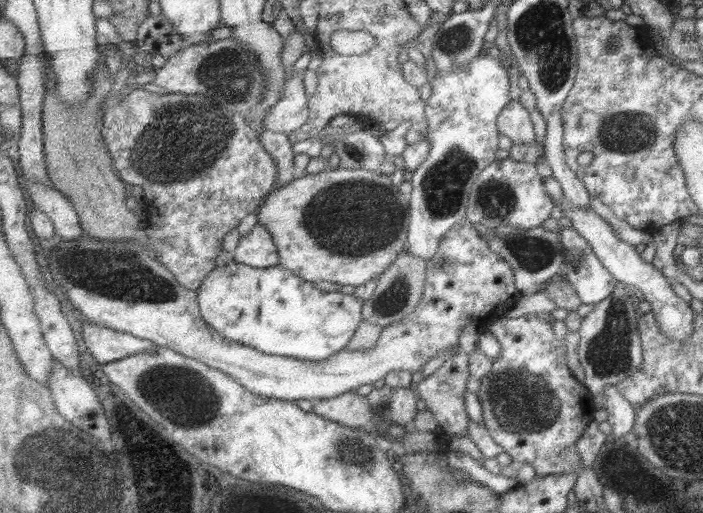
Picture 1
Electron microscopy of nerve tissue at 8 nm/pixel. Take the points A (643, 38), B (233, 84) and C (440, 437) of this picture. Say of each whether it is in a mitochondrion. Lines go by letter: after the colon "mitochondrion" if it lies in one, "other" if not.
A: other
B: mitochondrion
C: other

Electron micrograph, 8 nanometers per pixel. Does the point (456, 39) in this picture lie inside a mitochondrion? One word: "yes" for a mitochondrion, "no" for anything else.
yes

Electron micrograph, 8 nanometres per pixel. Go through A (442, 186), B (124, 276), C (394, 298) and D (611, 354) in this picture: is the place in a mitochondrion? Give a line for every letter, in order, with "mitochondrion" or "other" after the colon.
A: mitochondrion
B: mitochondrion
C: mitochondrion
D: mitochondrion

